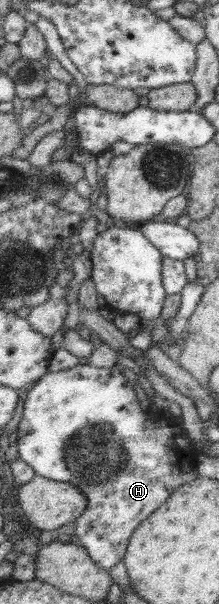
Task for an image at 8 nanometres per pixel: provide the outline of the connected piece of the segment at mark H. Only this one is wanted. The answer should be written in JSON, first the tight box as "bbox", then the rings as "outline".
{"bbox":[17,364,201,571],"outline":[[[80,364],[72,369],[64,371],[52,372],[46,374],[27,395],[25,401],[25,412],[23,420],[17,429],[19,435],[18,449],[21,453],[21,459],[26,461],[32,468],[44,477],[49,477],[56,481],[66,481],[77,484],[79,488],[88,496],[90,501],[89,508],[82,518],[77,522],[77,530],[75,534],[79,537],[81,545],[89,549],[90,555],[102,566],[102,569],[112,571],[114,565],[118,565],[123,561],[129,552],[129,545],[140,525],[156,511],[160,509],[173,495],[177,489],[182,488],[192,481],[201,479],[201,473],[198,464],[201,463],[201,454],[196,450],[195,441],[190,437],[189,432],[183,427],[178,426],[175,414],[171,417],[155,412],[154,409],[144,409],[144,405],[140,403],[140,397],[136,395],[134,385],[130,379],[130,374],[119,366],[114,367],[96,367],[93,365]]]}

